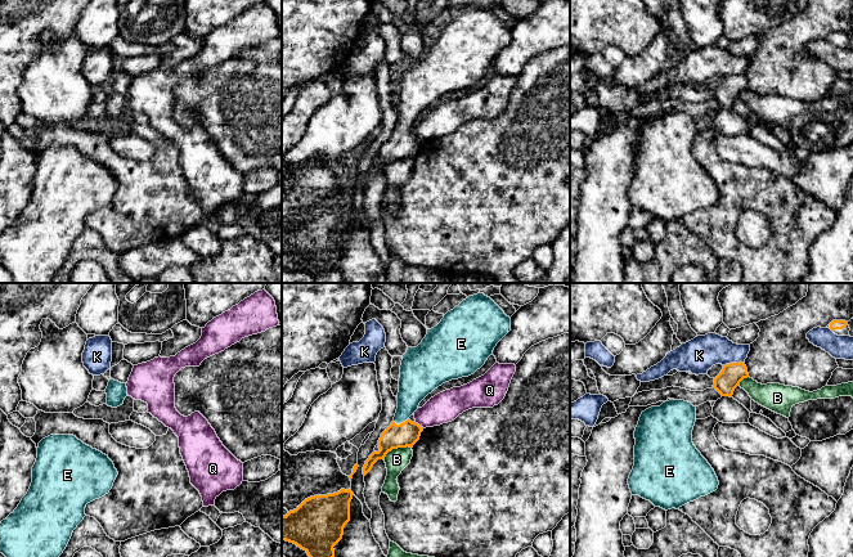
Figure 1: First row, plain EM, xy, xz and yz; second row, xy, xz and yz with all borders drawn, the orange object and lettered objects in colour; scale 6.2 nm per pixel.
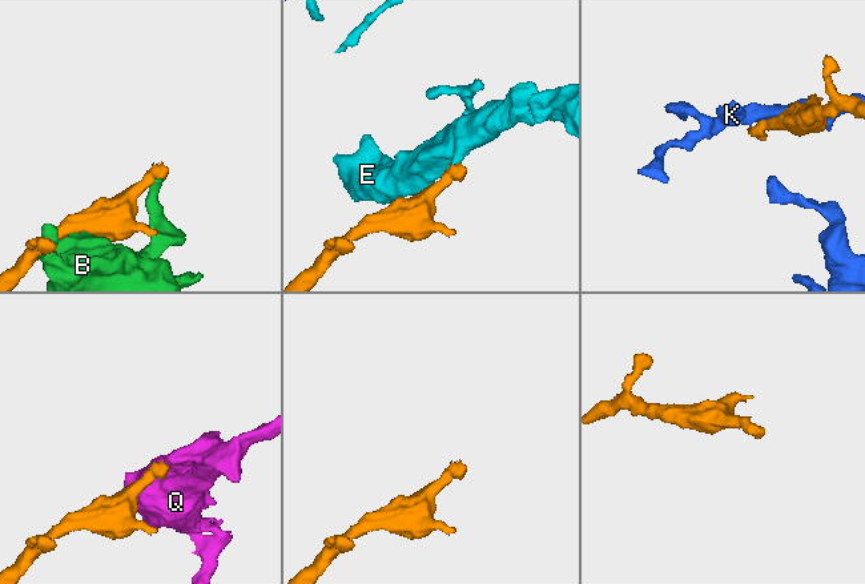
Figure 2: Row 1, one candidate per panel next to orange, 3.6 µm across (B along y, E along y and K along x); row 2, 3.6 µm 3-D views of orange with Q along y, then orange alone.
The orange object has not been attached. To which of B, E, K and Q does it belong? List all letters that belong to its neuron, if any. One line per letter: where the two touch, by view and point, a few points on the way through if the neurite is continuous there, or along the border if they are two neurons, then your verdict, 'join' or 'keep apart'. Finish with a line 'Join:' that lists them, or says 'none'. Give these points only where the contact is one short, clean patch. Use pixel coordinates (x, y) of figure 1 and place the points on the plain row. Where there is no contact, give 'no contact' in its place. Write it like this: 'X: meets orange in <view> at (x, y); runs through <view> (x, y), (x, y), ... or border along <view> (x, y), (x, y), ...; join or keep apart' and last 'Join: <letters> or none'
B: meets orange in xz at (395, 160); keep apart
E: meets orange in xz at (400, 135); runs through xz (407, 146), (400, 135), (402, 126), (414, 98); join
K: meets orange in yz at (732, 75); keep apart
Q: meets orange in xz at (418, 136); border along xz (414, 134), (423, 139); keep apart
Join: E

